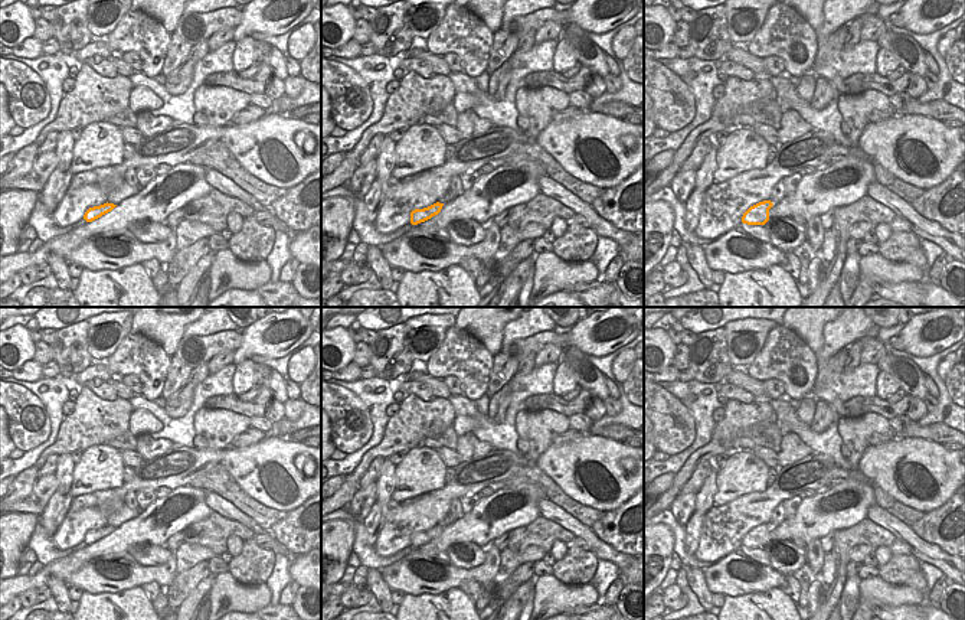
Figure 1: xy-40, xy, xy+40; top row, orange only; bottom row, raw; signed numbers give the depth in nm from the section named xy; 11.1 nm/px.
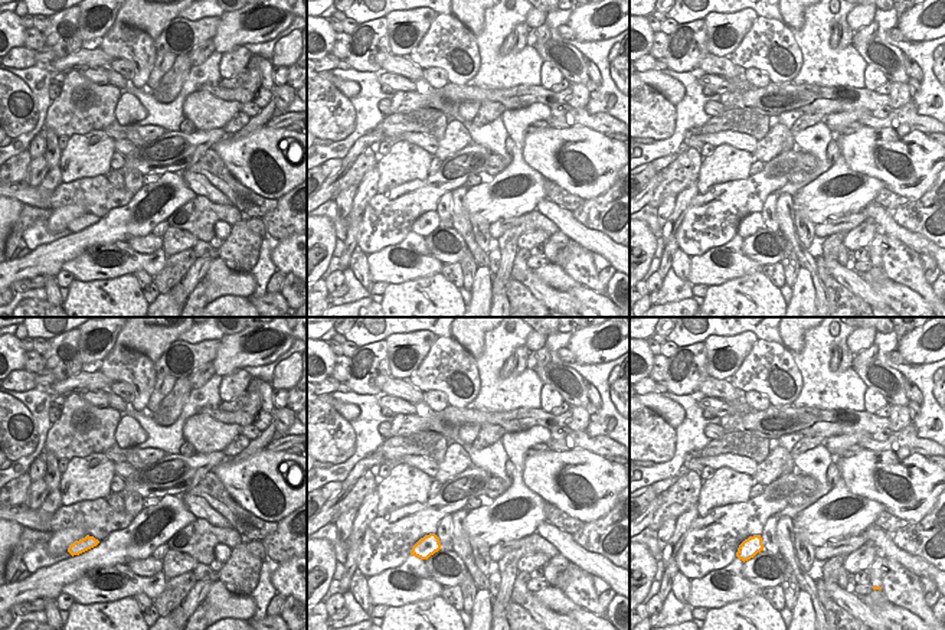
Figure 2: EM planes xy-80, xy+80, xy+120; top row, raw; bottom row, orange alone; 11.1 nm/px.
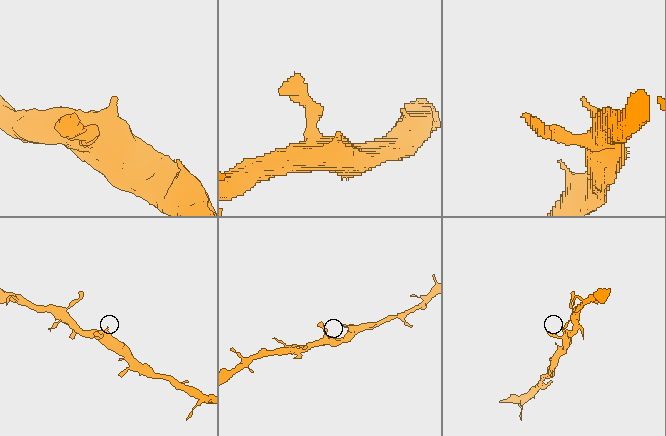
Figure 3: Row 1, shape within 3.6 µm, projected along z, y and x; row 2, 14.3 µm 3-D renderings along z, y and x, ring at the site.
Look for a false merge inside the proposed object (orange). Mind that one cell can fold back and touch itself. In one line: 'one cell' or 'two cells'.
one cell

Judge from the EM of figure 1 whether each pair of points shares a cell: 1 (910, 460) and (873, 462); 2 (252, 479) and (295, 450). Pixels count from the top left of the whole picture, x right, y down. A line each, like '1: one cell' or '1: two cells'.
1: one cell
2: one cell

